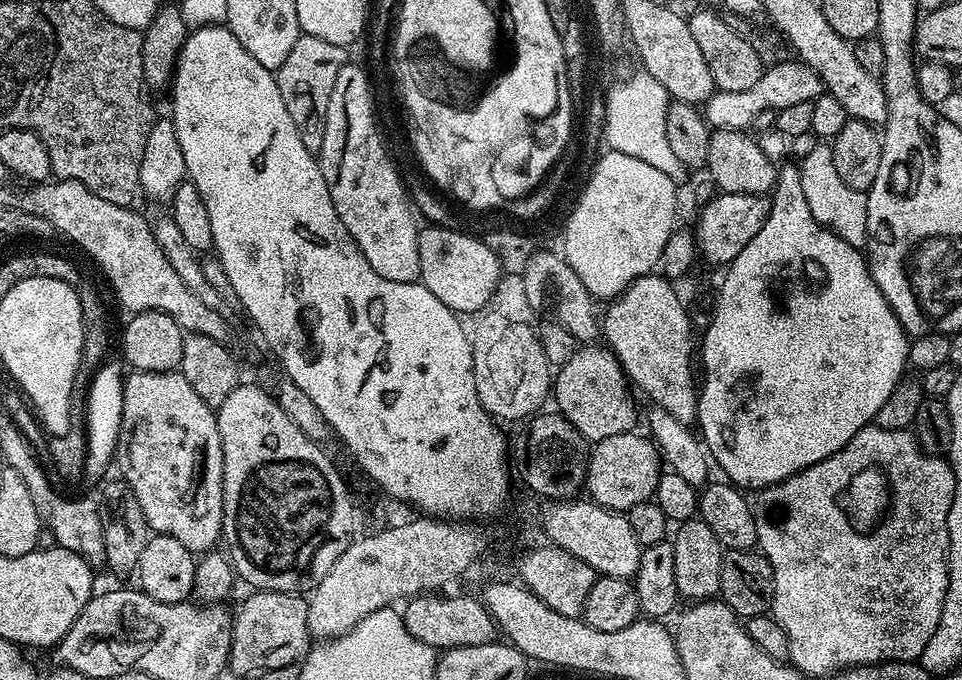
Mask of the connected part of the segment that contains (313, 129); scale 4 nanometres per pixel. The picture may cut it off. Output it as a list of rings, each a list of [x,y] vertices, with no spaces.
[[[301,34],[290,49],[290,54],[286,54],[286,62],[282,62],[282,66],[274,72],[278,94],[282,94],[282,102],[286,102],[286,110],[294,122],[294,130],[298,130],[302,146],[306,146],[306,150],[313,154],[319,153],[322,138],[326,134],[328,99],[336,69],[346,62],[344,52],[341,45],[322,42],[322,38]]]

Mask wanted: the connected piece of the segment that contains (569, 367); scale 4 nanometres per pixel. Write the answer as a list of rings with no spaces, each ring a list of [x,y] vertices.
[[[593,342],[577,347],[572,357],[559,365],[554,376],[555,407],[589,442],[610,438],[610,434],[631,432],[637,427],[633,389],[611,348],[599,346]]]

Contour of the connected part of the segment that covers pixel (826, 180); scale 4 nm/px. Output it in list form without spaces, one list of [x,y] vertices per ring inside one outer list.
[[[817,142],[814,150],[806,154],[799,161],[800,189],[810,206],[810,214],[823,228],[829,228],[838,238],[850,242],[850,246],[863,249],[868,243],[866,230],[866,206],[868,198],[864,192],[846,186],[838,173],[834,170],[834,161],[831,158],[832,150],[827,143]]]

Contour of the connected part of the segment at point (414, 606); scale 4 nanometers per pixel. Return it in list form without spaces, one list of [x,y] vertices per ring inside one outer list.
[[[421,594],[413,596],[403,605],[402,615],[406,630],[414,634],[422,642],[431,645],[432,648],[443,650],[446,648],[457,648],[458,646],[482,646],[491,644],[497,639],[498,629],[494,618],[486,610],[483,599],[472,596],[440,596],[444,594]]]

